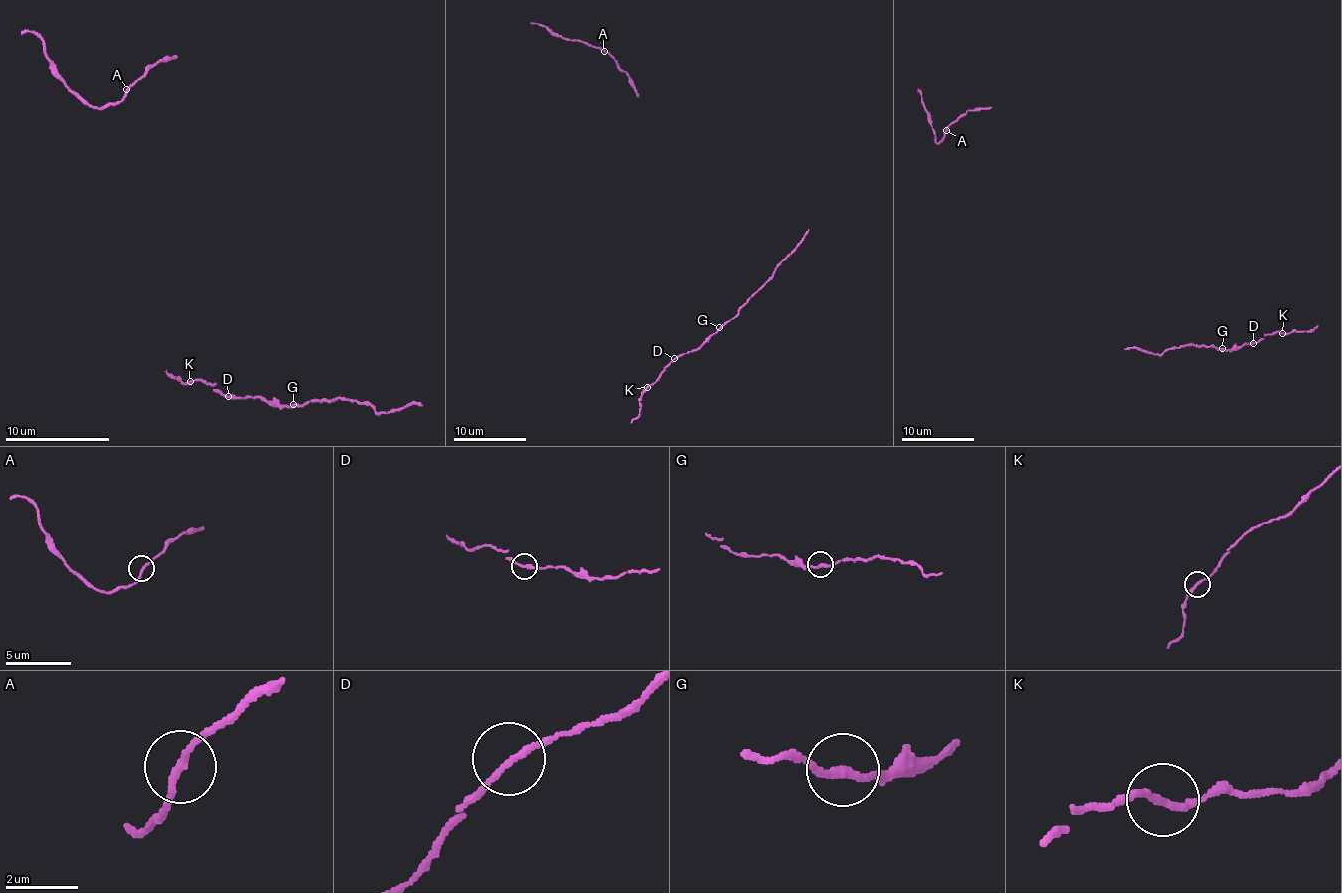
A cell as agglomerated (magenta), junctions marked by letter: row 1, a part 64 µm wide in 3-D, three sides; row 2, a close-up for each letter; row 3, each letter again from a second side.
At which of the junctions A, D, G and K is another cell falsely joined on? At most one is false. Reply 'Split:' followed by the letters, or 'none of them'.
Split: none of them

